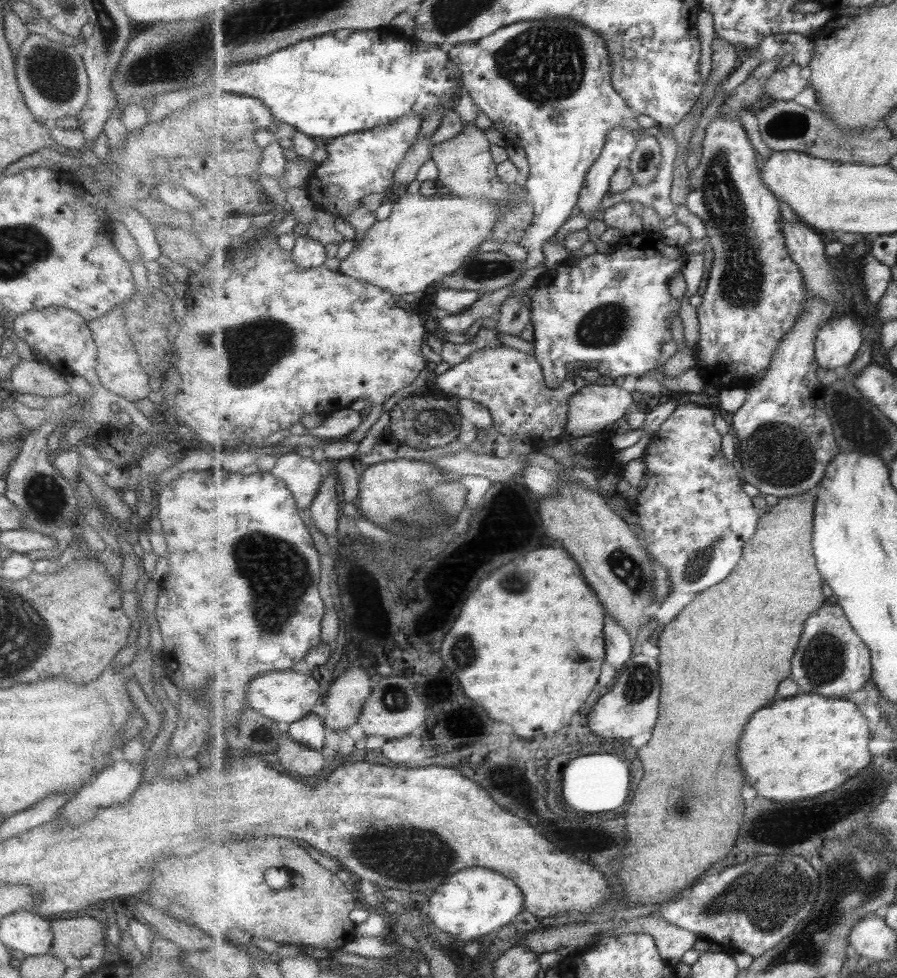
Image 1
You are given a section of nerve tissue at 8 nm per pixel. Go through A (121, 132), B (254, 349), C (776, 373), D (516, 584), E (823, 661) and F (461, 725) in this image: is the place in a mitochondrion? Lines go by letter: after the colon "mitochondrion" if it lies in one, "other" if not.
A: other
B: mitochondrion
C: other
D: mitochondrion
E: mitochondrion
F: other

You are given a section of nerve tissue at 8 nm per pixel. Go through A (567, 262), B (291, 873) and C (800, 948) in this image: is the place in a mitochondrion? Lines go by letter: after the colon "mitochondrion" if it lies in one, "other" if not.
A: other
B: other
C: mitochondrion

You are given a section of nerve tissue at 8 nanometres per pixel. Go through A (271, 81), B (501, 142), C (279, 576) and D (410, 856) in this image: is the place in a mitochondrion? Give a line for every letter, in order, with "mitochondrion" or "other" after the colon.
A: other
B: other
C: mitochondrion
D: mitochondrion

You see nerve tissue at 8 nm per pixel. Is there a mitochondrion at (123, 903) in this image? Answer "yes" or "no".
no

